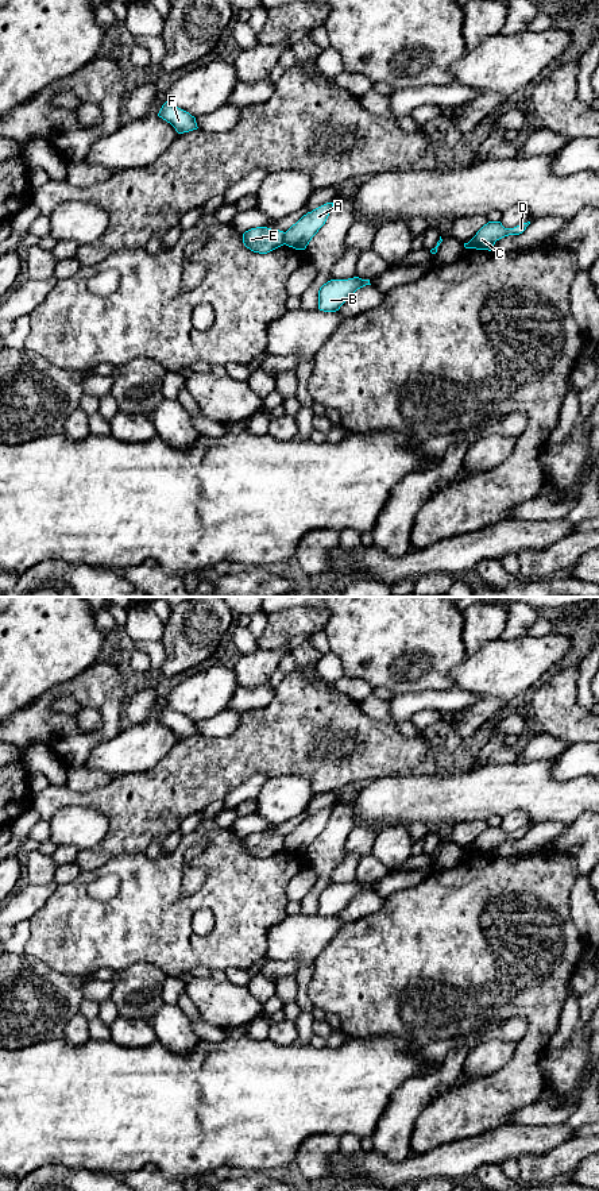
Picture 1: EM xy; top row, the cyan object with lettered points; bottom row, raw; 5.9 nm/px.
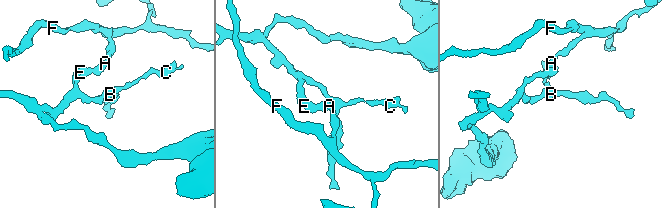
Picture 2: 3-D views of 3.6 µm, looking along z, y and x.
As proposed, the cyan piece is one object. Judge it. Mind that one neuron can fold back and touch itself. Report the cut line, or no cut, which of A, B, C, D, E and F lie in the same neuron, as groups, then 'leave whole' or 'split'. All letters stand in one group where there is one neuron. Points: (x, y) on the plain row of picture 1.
xy (283, 837), (285, 848) | A F / B C D E | split

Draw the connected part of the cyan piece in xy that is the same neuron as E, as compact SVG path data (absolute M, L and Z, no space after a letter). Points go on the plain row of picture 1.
M256 832L243 839L243 848L254 857L267 859L285 849L285 837L267 832Z

